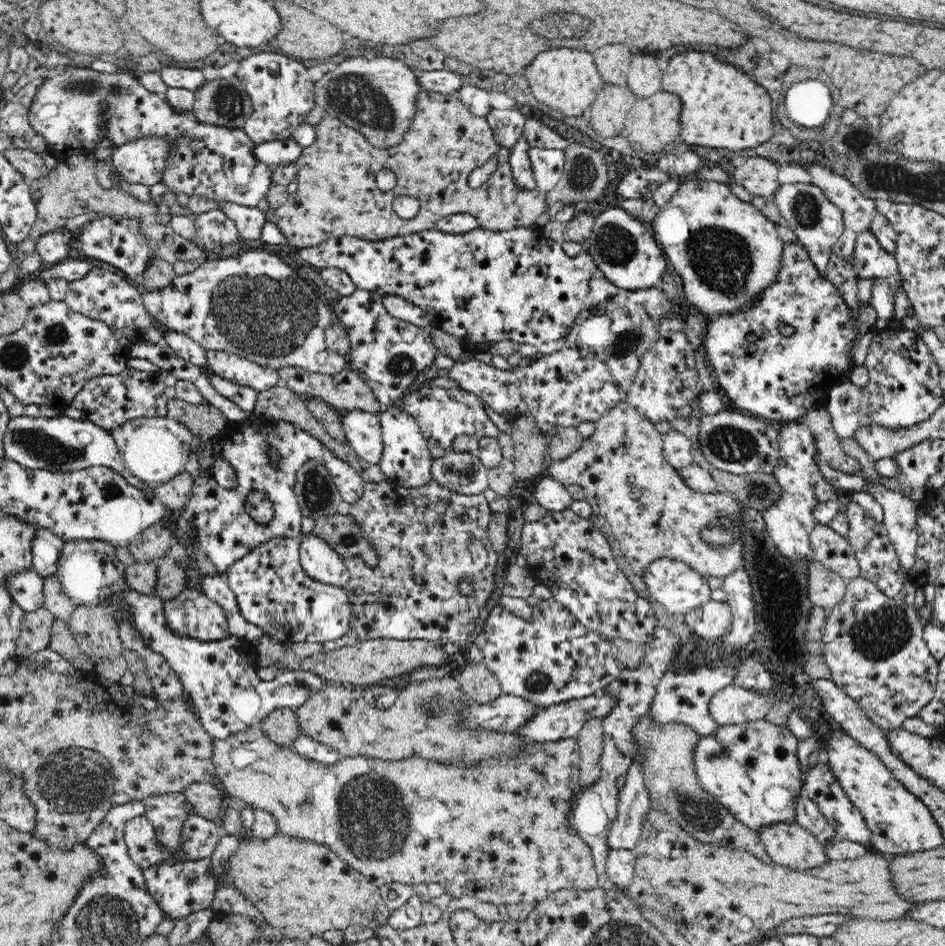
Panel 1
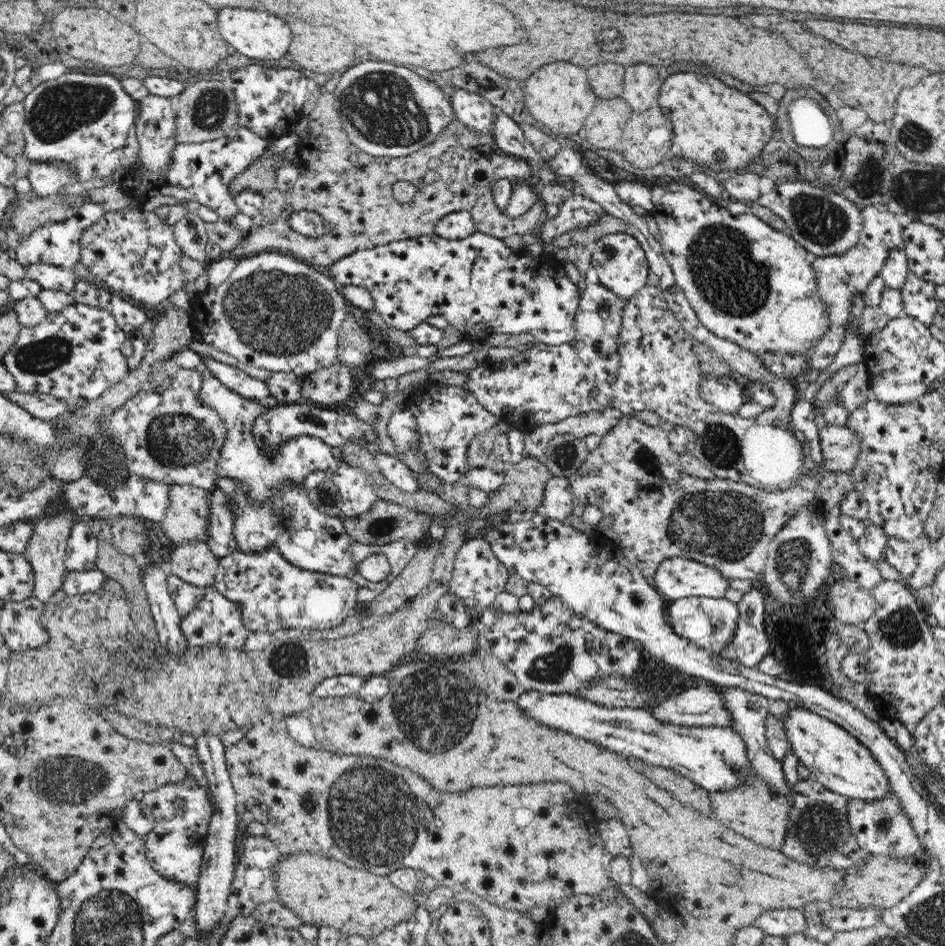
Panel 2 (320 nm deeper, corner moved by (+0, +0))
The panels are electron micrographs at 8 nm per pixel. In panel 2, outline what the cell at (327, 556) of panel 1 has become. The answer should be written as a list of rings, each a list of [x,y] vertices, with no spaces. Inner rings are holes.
[[[226,476],[217,478],[217,490],[226,495],[226,507],[232,513],[232,535],[237,550],[260,554],[268,549],[278,549],[286,561],[298,567],[334,576],[347,577],[356,568],[351,549],[353,540],[345,529],[342,516],[320,512],[312,504],[309,489],[303,482],[282,482],[268,500],[253,500],[241,482]]]

